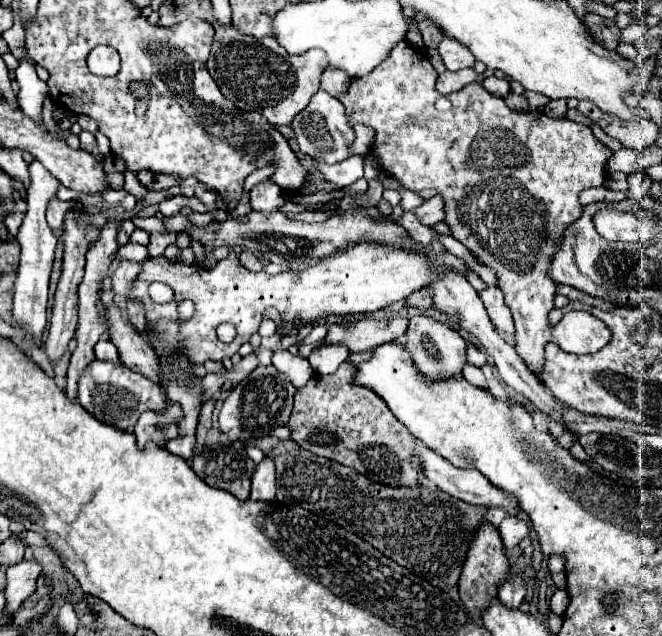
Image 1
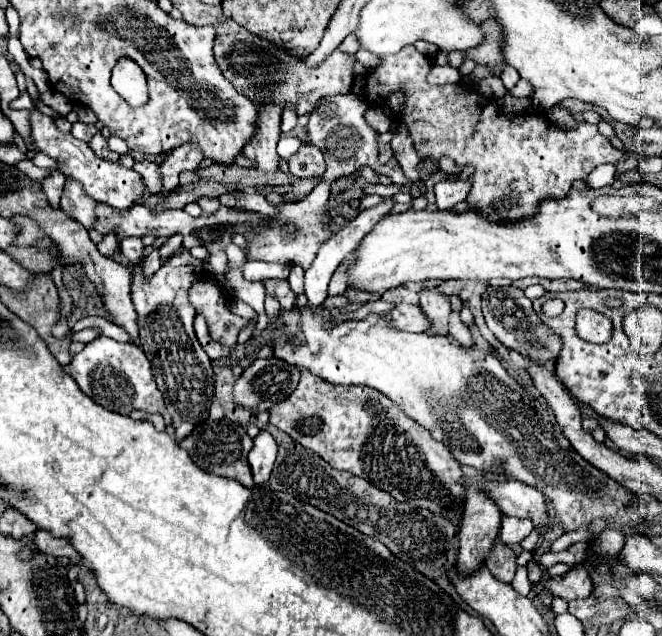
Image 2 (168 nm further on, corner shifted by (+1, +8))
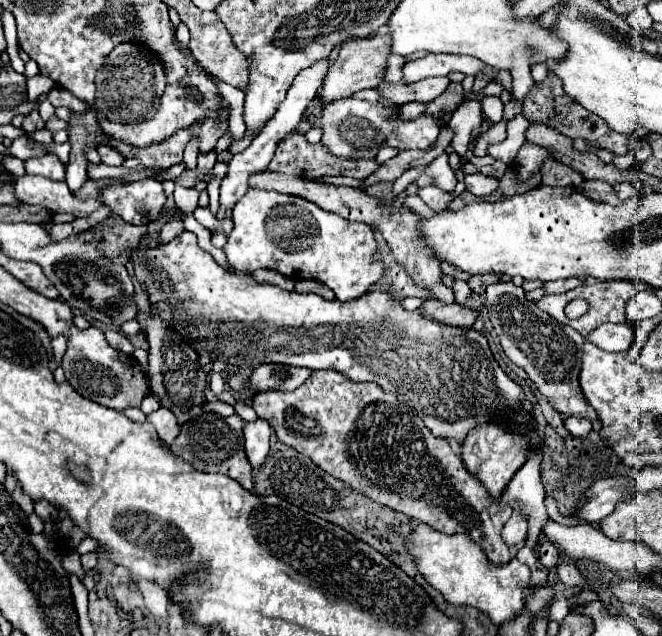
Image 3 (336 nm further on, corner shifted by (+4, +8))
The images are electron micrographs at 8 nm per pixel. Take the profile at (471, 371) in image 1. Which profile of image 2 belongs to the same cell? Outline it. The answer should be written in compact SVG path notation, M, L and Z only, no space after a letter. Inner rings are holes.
M451 311L451 315L449 315L449 335L451 335L461 347L473 347L471 333L469 333L467 325L461 321L459 311Z

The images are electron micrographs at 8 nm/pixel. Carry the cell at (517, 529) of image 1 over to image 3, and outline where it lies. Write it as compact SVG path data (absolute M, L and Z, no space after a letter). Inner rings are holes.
M512 513L512 517L506 521L504 529L502 529L502 539L506 545L514 547L518 543L524 543L528 535L528 525L526 525L526 517L522 517L520 513Z

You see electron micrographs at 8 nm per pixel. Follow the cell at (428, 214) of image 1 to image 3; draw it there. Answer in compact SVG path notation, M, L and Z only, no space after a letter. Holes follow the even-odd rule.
M482 173L466 175L464 183L466 183L466 189L468 189L472 195L476 195L476 197L486 197L486 195L490 195L490 193L498 187L498 179L486 177L486 175L482 175Z

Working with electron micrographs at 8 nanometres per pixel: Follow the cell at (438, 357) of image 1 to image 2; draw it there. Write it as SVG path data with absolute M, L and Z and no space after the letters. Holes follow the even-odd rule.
M421 287L419 297L421 297L421 309L425 309L427 317L433 321L433 333L447 335L449 307L451 307L447 295L439 293L437 287Z

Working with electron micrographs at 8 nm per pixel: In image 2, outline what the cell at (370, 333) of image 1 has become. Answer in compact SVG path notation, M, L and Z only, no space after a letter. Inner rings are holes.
M401 303L397 305L397 309L393 309L391 313L387 313L389 321L395 323L397 329L401 331L415 331L415 333L421 333L421 331L429 331L431 329L431 321L427 319L427 315L421 311L419 305L407 305L407 303Z

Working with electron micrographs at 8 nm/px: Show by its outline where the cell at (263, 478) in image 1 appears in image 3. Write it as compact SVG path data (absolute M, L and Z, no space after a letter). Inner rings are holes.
M256 419L254 423L244 423L244 439L246 439L246 457L254 469L258 469L266 461L266 453L270 449L270 433L272 427L264 419Z

